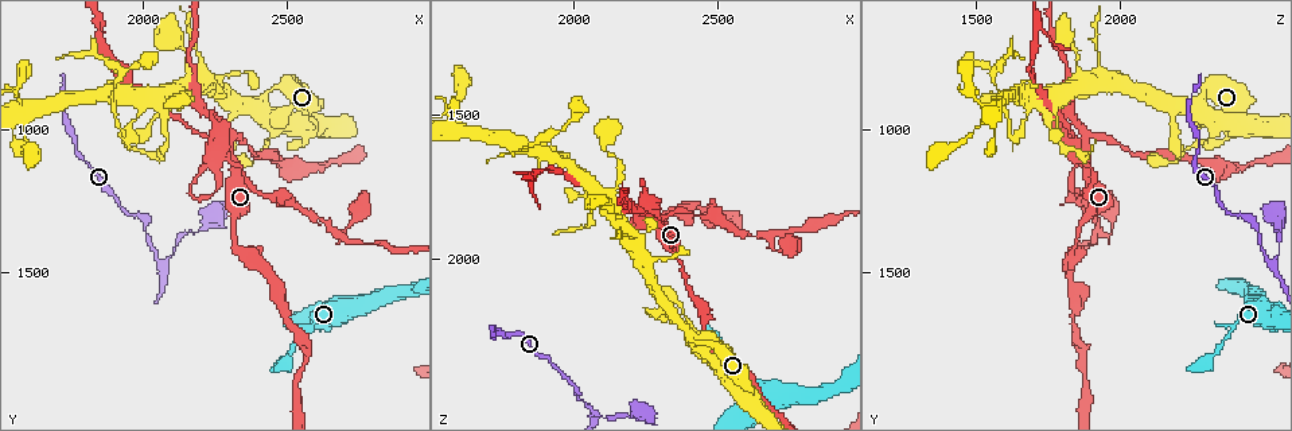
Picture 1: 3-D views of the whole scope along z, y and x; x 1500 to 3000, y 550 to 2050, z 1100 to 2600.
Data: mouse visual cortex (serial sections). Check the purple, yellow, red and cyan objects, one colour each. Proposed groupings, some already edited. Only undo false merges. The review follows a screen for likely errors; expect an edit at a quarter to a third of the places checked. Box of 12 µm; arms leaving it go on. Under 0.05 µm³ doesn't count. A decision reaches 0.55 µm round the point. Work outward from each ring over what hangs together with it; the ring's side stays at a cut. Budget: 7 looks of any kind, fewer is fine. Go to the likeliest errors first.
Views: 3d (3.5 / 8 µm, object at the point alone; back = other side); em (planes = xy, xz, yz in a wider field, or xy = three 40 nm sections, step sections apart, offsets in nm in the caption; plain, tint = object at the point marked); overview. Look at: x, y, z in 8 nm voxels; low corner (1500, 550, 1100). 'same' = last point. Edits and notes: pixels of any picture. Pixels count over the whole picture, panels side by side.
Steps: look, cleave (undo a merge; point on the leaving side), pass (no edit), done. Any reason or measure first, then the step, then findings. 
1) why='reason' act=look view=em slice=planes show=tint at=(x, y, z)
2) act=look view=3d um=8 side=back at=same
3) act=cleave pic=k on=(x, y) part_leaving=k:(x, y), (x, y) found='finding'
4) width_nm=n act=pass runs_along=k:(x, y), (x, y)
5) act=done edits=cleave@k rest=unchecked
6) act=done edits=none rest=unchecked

why='branch point' act=look view=3d um=3.5 side=back at=(2310, 1110, 1880)

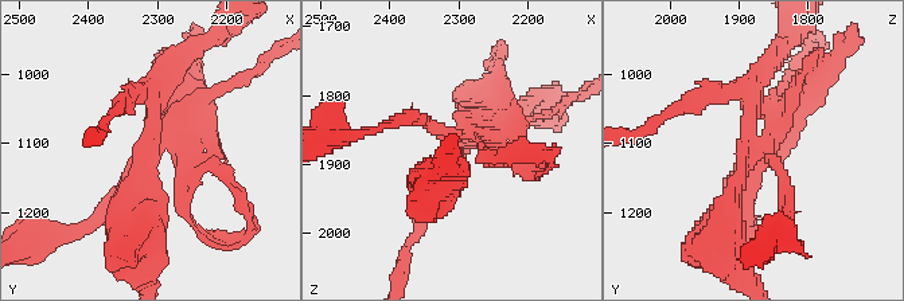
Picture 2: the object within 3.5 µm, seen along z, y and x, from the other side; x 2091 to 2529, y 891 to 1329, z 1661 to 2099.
why='now the EM' act=look view=em slice=planes show=tint at=(2310, 1110, 1890)

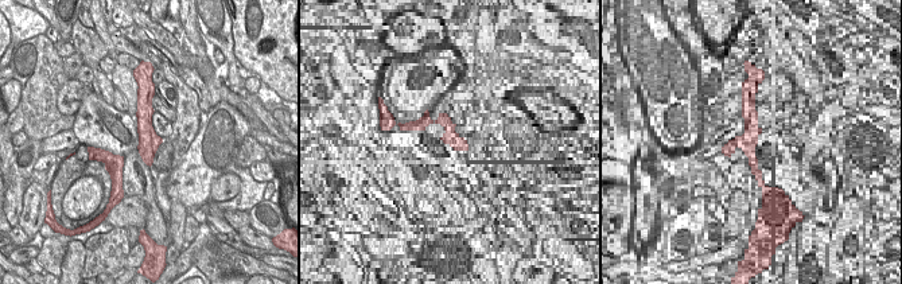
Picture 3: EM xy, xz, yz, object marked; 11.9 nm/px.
width_nm=260 act=cleave pic=2 on=(805, 82) part_leaving=2:(764, 155), (786, 192), (772, 229) found='a second cell is stuck on'

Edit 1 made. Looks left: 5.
act=look view=overview

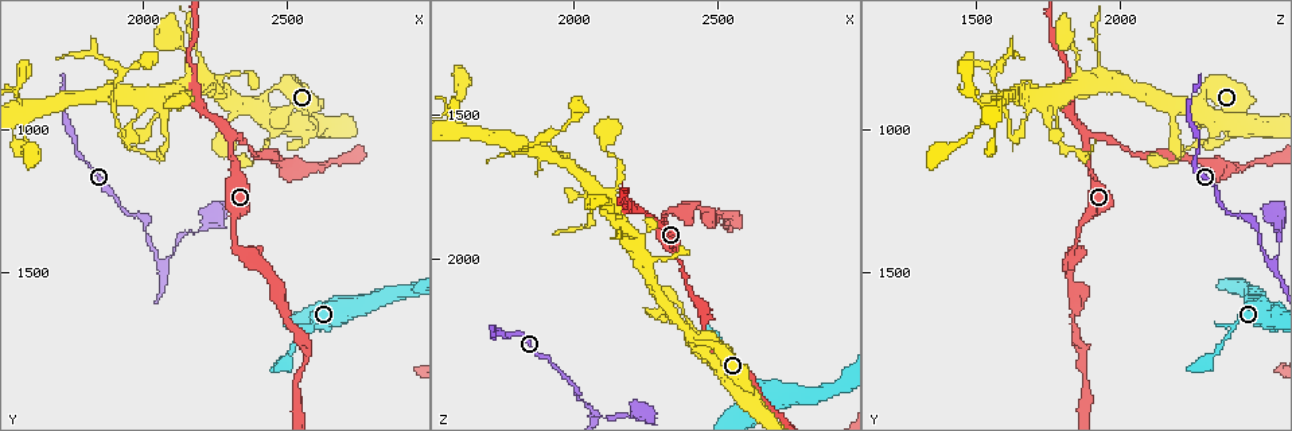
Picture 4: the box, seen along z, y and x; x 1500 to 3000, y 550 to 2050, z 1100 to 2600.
why='a fork' act=look view=3d um=3.5 at=(2060, 1470, 2520)

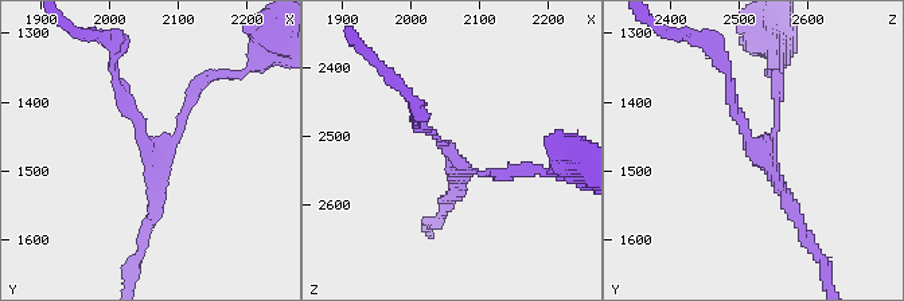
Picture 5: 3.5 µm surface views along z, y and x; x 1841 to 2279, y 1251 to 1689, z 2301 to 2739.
arms=3 arm_widths_nm=100,150,150 act=look view=em slice=xy step=5 show=plain at=(2050, 1460, 2515)

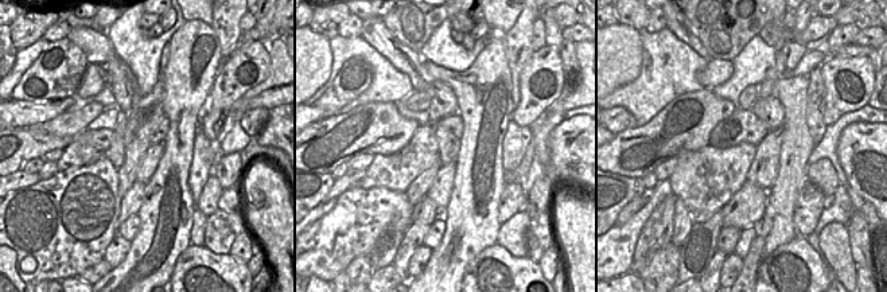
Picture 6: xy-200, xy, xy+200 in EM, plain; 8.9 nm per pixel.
act=look view=em slice=xy step=5 show=tint at=same

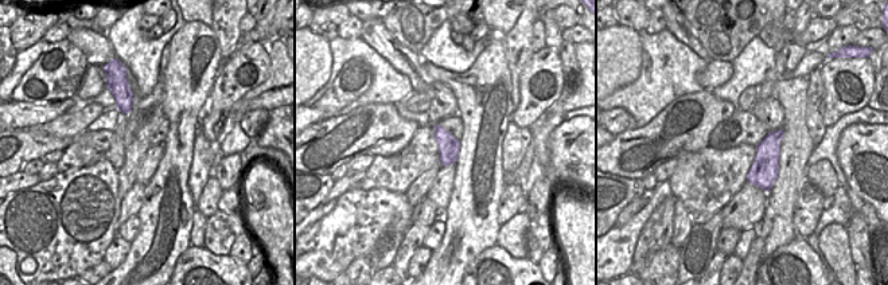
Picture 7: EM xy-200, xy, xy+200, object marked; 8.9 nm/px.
act=pass found='one cell here'

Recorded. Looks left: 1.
act=done edits=cleave@2 rest=unchecked

